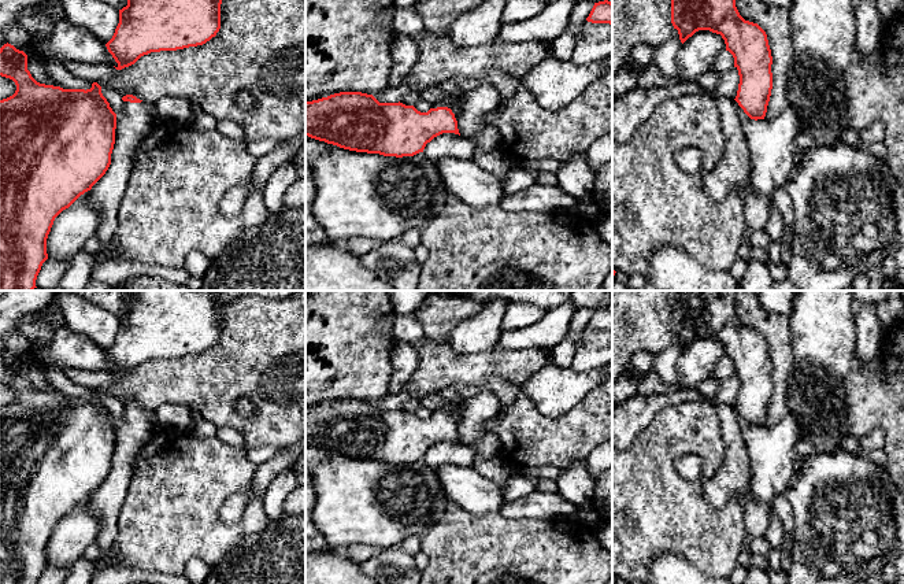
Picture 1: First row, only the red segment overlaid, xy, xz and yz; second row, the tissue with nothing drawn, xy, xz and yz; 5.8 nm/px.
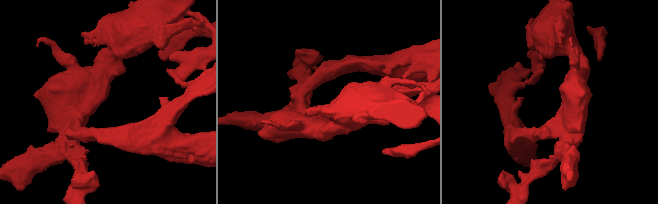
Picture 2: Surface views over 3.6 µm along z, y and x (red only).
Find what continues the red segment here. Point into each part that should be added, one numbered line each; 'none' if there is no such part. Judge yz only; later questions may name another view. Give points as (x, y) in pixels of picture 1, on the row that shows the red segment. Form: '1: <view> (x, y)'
1: yz (732, 173)

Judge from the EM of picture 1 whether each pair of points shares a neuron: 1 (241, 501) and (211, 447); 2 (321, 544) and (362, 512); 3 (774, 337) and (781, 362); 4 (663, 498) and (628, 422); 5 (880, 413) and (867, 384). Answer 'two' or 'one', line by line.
1: two
2: two
3: one
4: two
5: one

